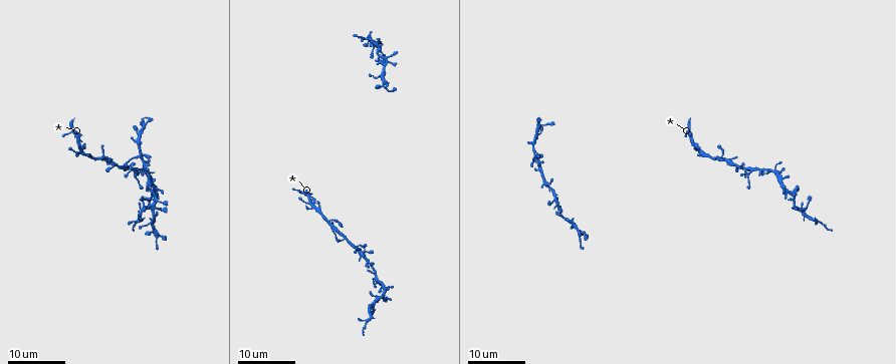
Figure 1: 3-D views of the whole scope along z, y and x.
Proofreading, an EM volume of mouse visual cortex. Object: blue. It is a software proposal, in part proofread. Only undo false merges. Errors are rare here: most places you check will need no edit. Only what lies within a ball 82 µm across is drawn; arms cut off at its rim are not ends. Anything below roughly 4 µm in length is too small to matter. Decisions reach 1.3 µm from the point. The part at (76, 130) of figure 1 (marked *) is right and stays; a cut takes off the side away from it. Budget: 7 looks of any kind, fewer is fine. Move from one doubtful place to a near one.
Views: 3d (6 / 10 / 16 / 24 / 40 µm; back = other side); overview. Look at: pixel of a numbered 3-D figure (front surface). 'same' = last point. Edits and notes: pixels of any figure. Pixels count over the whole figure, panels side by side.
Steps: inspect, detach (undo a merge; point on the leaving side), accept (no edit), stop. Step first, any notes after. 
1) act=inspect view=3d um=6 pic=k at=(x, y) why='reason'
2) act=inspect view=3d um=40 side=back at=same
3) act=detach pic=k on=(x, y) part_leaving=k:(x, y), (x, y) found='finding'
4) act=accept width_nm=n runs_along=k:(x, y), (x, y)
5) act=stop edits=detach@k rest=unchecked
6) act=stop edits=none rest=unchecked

act=inspect view=3d um=16 pic=1 at=(370, 38) why='small branch off a trunk'

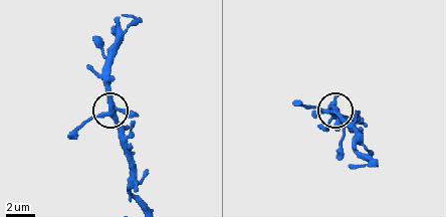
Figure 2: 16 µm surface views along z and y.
act=inspect view=3d um=6 pic=2 at=(111, 116)

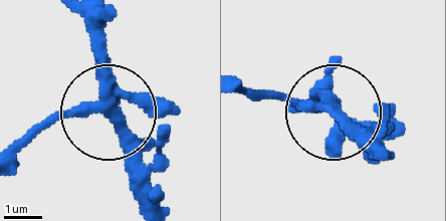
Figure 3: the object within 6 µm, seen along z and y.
act=accept arms=5 found='all the same neuron'

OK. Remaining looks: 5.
act=inspect view=3d um=24 pic=1 at=(582, 232) why='small branch off a trunk'

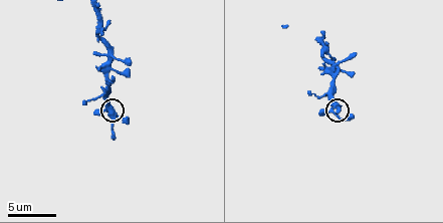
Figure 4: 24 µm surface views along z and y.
act=inspect view=3d um=10 pic=4 at=(335, 107)

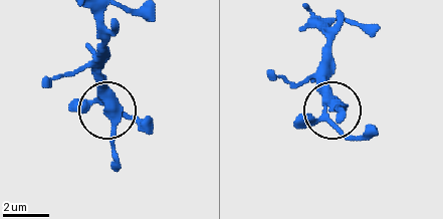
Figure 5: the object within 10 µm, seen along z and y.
act=inspect view=3d um=10 side=back at=same

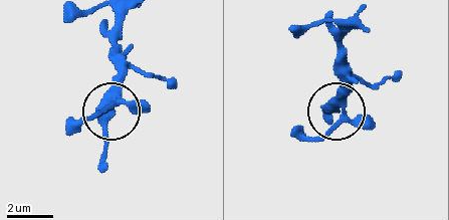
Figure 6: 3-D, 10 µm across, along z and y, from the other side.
act=accept arms=4 runs_along=6:(114, 20), (120, 95), (102, 168) found='continuous, no second neuron'

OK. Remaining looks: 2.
act=inspect view=3d um=16 pic=1 at=(793, 200) why='four arms meet'

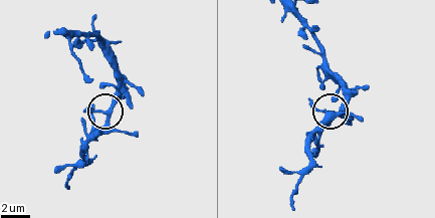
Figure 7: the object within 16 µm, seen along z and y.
act=inspect view=3d um=6 pic=7 at=(107, 116) why='zoom in'

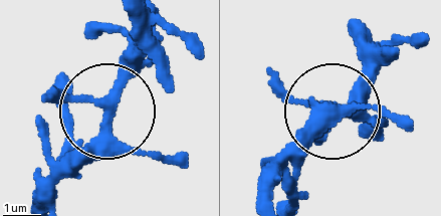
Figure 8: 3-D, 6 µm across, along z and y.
act=accept runs_along=8:(354, 36), (360, 84), (283, 158) found='one neuron here'

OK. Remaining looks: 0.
act=stop edits=none rest=unchecked

